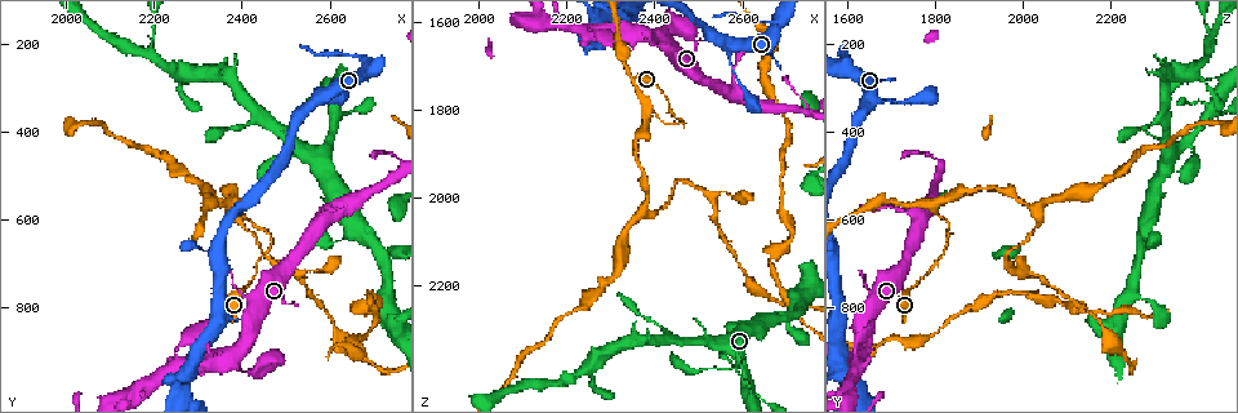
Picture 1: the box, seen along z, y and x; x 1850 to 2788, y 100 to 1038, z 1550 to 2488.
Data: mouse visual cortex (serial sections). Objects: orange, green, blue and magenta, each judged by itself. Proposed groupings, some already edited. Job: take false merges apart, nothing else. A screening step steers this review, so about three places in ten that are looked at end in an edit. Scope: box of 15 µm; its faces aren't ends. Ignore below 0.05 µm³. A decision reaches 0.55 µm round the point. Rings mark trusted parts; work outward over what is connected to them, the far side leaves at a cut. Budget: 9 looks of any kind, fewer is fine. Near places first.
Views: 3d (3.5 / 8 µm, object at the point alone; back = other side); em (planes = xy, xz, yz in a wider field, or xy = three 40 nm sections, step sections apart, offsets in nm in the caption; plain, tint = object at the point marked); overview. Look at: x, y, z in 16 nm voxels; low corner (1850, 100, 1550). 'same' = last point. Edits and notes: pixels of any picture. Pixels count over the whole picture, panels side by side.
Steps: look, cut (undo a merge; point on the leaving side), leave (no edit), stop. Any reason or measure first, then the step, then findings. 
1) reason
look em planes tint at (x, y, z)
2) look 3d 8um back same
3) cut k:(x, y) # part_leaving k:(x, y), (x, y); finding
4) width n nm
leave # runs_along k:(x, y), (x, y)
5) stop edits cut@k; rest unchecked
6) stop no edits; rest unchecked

abrupt turn
look 3d 3.5um at (2470, 645, 1830)

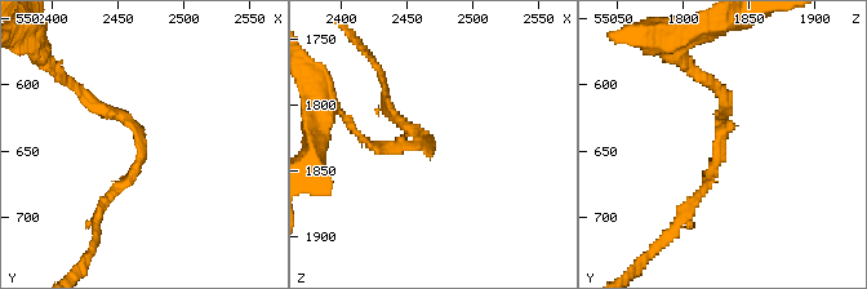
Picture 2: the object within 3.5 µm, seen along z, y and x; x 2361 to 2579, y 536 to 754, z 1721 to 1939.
arm_widths 150, 150 nm
look em xy step 2 tint at (2464, 644, 1828)

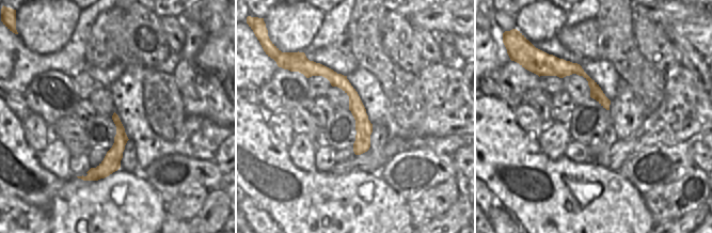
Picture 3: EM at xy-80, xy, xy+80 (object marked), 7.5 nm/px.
leave # runs_along 3:(309, 64), (353, 95), (364, 149); all the same cell

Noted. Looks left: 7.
sharp bend
look 3d 8um at (2375, 575, 2020)

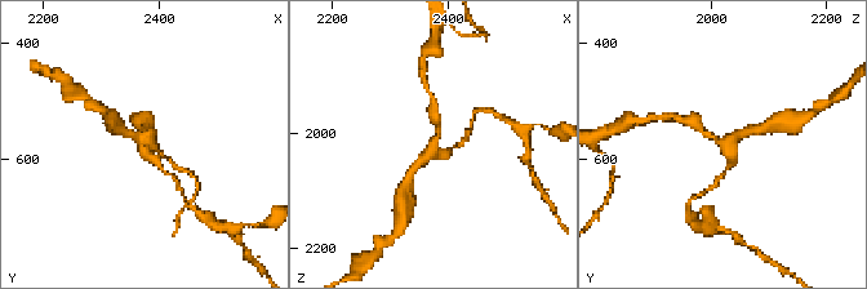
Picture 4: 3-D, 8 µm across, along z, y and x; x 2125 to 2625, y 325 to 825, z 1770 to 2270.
arms 3; arm_widths 200, 250, 250 nm
look em xy step 1 tint at (2370, 575, 2025)

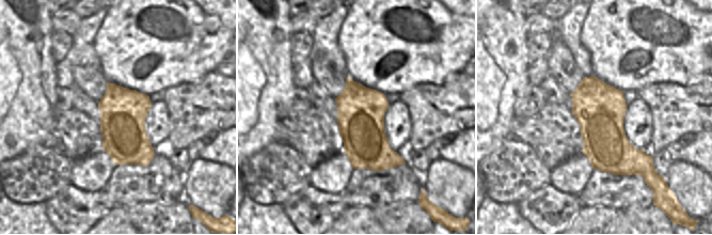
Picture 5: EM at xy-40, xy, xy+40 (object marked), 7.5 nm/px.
leave # runs_along 4:(436, 119), (438, 137), (412, 173); all the same cell

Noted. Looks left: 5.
sharp bend
look 3d 3.5um at (2445, 675, 1965)

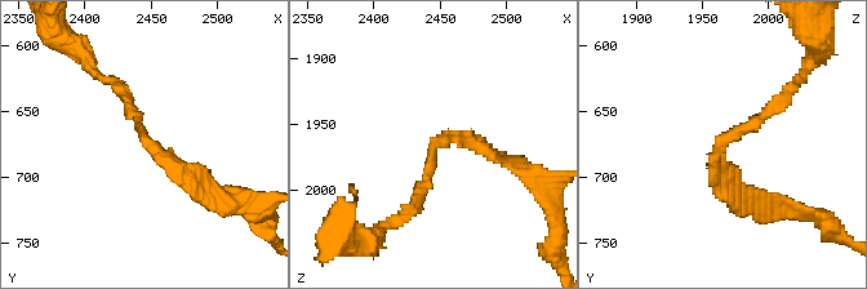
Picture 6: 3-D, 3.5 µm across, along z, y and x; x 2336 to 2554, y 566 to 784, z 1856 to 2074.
look em xy step 3 plain at (2454, 676, 1964)

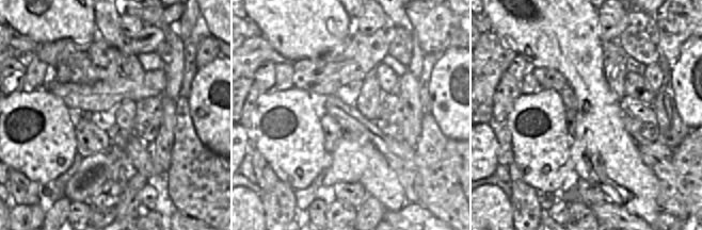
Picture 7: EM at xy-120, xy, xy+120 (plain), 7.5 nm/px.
look em xy step 3 tint same

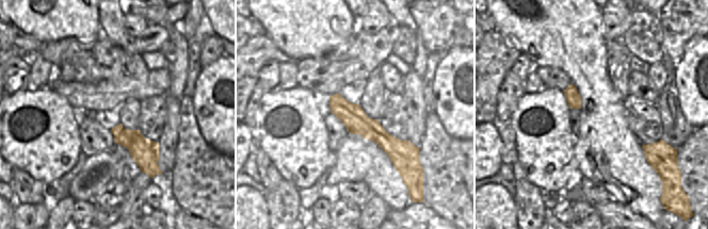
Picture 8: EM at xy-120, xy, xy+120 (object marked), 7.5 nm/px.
arm_widths 150, 200 nm
leave # runs_along 8:(332, 98), (407, 160); one cell here

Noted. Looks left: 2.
calibre changes
look 3d 8um at (2660, 890, 2225)

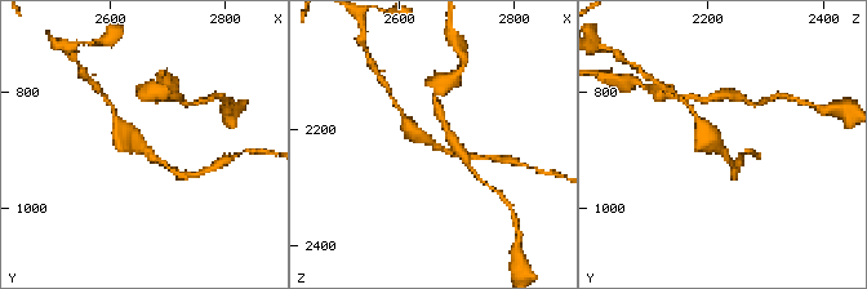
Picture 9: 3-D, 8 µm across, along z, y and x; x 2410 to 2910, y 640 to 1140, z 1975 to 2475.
arm_widths 200, 450 nm
look em xy step 2 tint at (2665, 895, 2225)

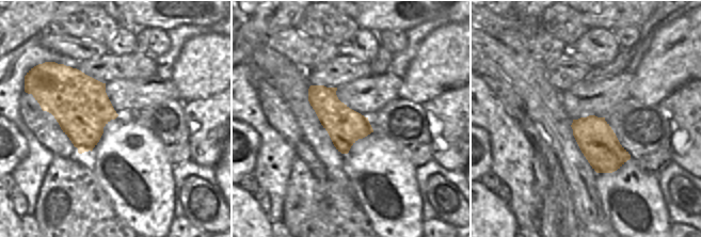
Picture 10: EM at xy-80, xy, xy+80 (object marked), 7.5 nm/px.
leave # runs_along 9:(119, 129), (173, 170); all the same cell

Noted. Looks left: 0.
stop no edits; rest unchecked

